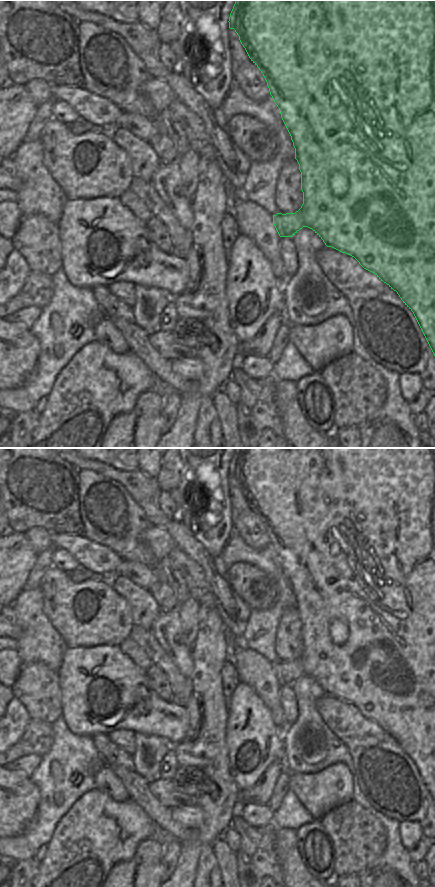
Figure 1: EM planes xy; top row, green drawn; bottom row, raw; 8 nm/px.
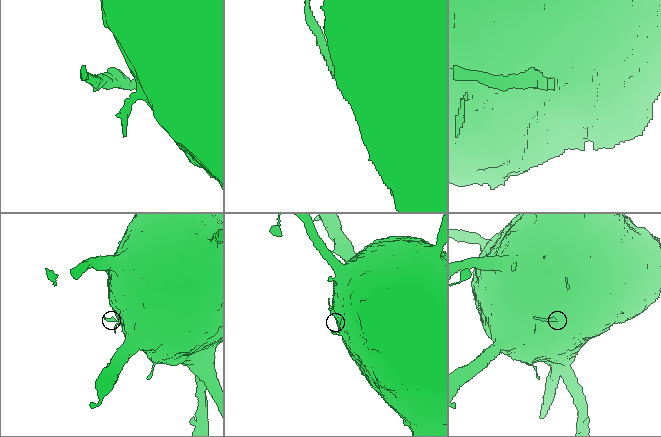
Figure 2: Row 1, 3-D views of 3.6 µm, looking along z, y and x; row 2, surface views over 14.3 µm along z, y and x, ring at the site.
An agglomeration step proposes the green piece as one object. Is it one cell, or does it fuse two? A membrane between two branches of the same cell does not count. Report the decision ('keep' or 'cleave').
cleave

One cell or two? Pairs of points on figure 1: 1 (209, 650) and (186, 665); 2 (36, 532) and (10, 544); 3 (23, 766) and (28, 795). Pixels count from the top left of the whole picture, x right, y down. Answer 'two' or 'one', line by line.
1: two
2: two
3: two

